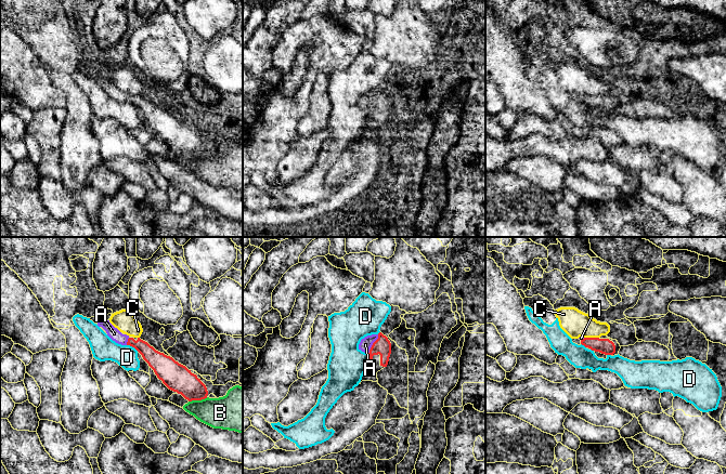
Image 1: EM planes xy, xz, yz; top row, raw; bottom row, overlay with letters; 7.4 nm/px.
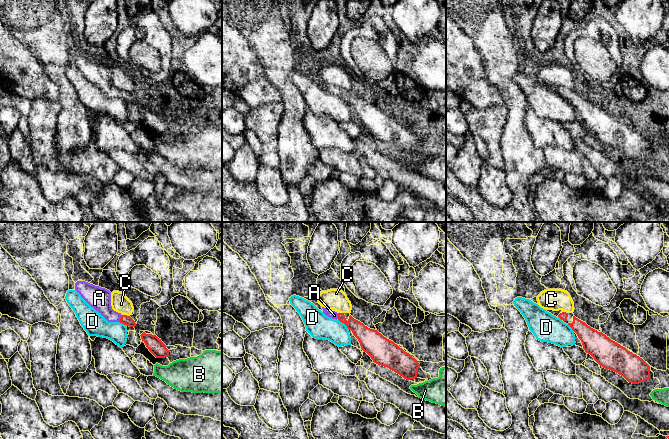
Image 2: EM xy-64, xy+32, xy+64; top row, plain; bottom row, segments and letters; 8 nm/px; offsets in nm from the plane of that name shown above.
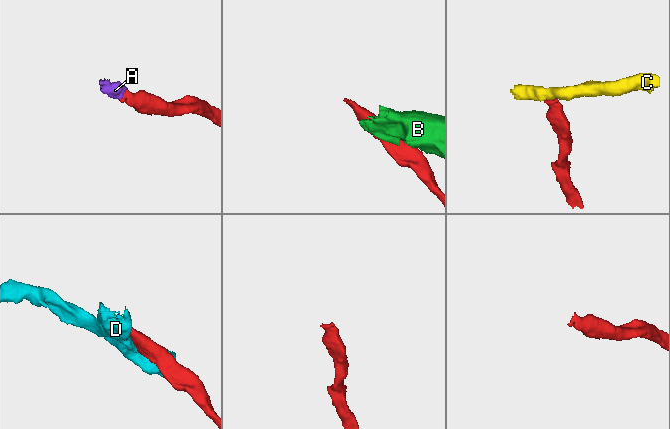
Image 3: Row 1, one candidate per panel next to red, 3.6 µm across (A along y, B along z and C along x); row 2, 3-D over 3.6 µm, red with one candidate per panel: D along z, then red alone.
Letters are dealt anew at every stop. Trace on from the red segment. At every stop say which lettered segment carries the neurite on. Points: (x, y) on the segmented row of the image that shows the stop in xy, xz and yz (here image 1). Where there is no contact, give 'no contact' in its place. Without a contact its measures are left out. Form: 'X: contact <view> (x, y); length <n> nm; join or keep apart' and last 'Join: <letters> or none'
A: contact xz (373, 344); length 160 nm; join
B: contact xy (197, 399); length 150 nm; keep apart
C: contact yz (592, 338); length 110 nm; keep apart
D: contact xy (132, 346); length 100 nm; keep apart
Join: A

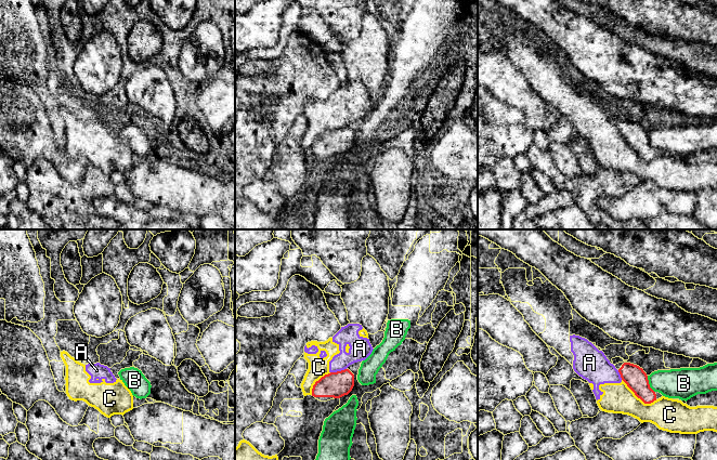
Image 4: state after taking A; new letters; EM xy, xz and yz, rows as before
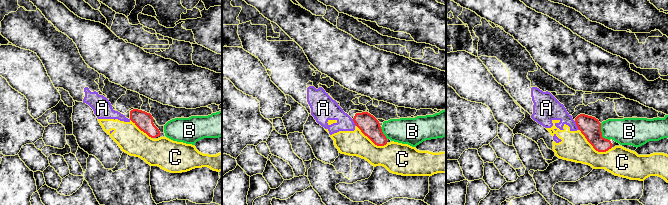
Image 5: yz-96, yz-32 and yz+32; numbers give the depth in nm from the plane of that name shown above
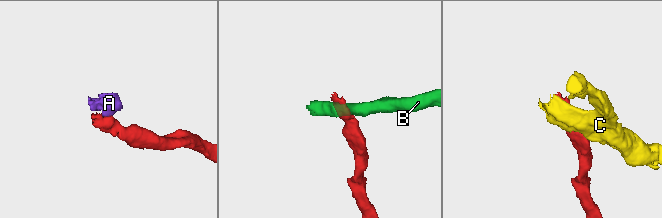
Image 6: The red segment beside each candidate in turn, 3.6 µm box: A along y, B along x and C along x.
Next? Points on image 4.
A: contact xz (338, 371); length 120 nm; keep apart
B: contact yz (649, 384); length 140 nm; keep apart
C: contact yz (638, 397); length 300 nm; keep apart
Join: none

